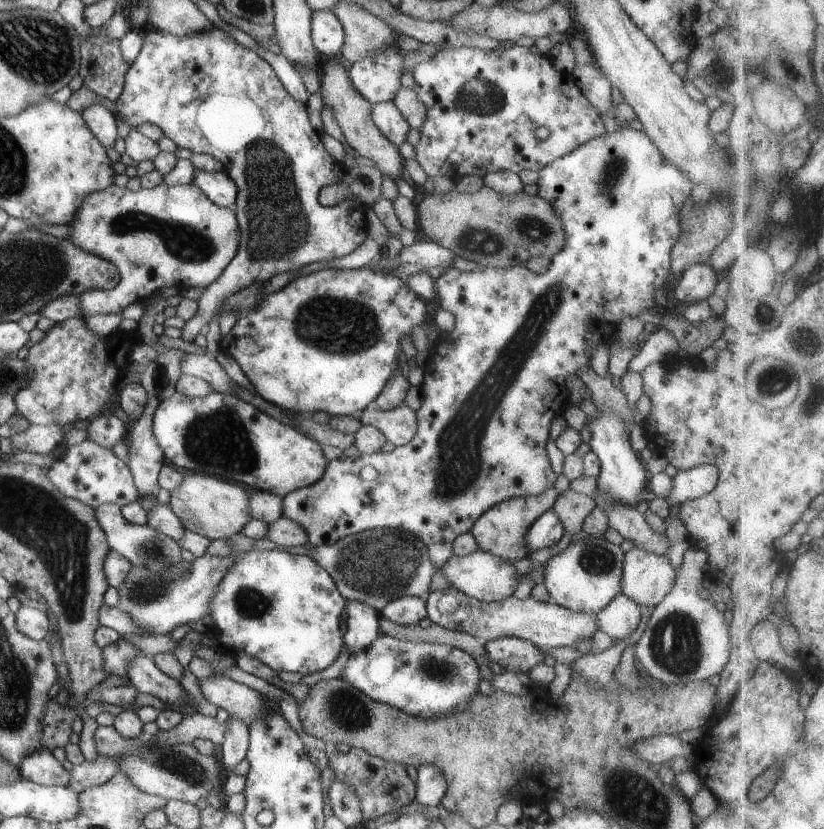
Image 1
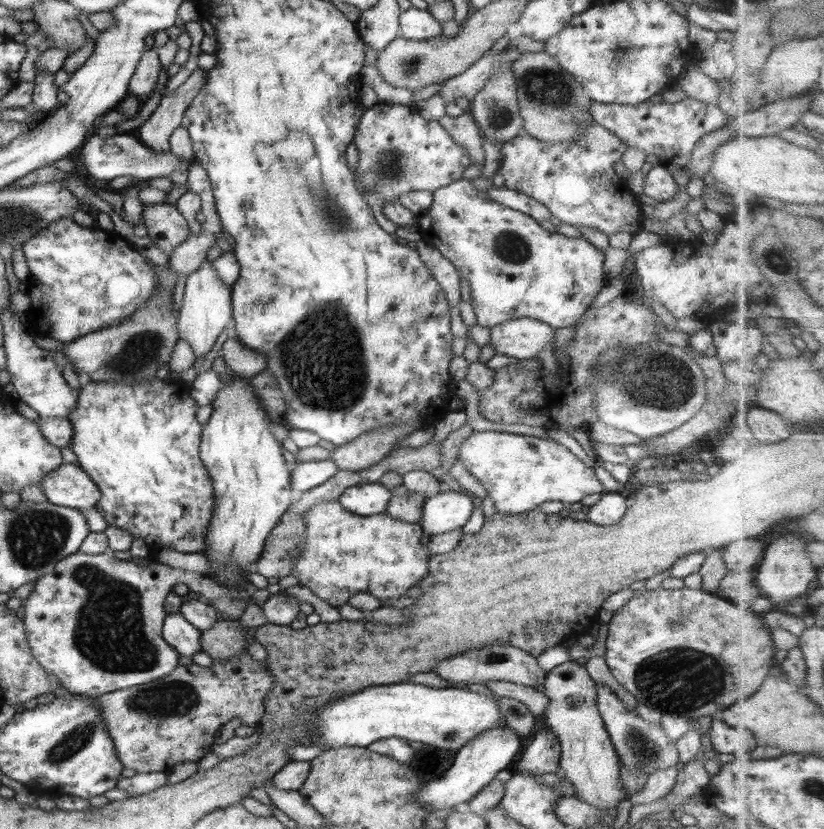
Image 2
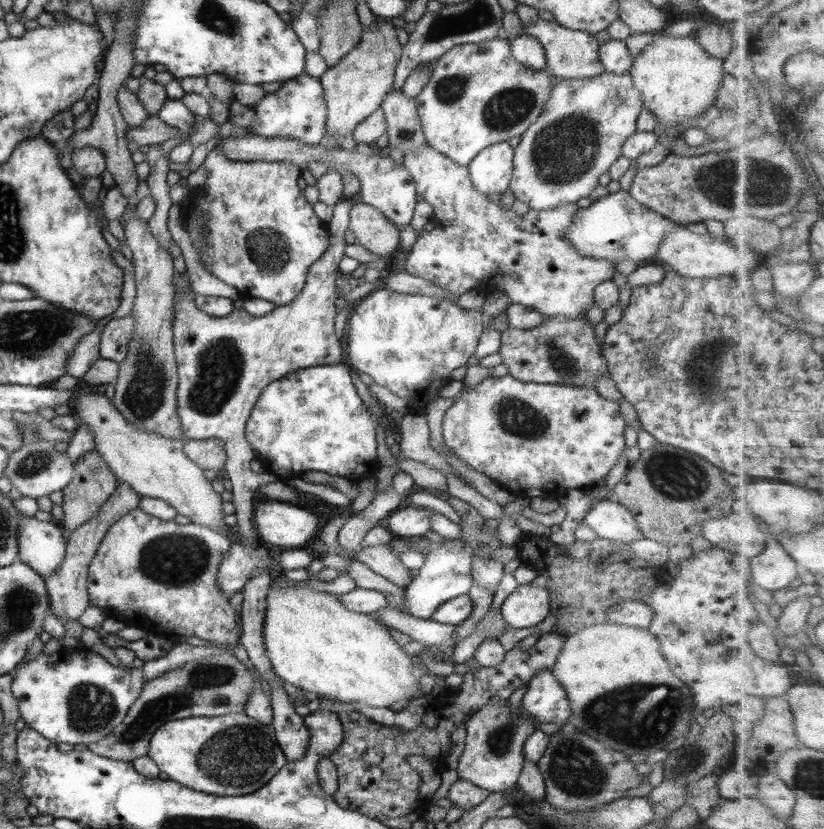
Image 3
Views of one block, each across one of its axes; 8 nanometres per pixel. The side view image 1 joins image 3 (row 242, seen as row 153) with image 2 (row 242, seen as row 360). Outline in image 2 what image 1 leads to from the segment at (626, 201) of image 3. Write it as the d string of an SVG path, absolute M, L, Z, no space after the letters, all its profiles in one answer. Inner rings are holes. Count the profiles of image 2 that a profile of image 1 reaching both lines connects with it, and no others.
M461 179L457 182L452 182L449 186L435 190L432 196L433 203L425 211L417 215L416 223L420 231L420 240L430 246L434 246L434 248L444 255L444 258L447 258L458 269L459 275L468 280L472 296L471 305L473 306L478 326L492 328L510 319L526 317L533 318L534 320L538 319L539 321L550 324L554 328L568 328L568 326L577 324L577 320L588 310L594 297L602 290L603 286L607 286L605 279L607 274L603 270L605 252L592 246L586 239L567 238L550 226L534 220L531 216L492 200L487 192L474 188L470 180Z

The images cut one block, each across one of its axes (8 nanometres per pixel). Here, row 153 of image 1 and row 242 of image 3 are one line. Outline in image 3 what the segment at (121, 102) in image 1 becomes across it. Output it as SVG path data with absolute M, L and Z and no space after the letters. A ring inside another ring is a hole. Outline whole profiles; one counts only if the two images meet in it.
M212 151L206 156L204 163L204 170L206 170L206 182L202 184L199 189L193 190L191 198L191 213L202 216L202 222L204 222L205 236L203 236L203 242L194 244L194 250L196 254L200 256L200 262L204 265L204 268L226 284L236 288L239 292L239 298L262 298L262 300L268 300L272 302L276 307L284 307L289 305L304 288L306 284L306 273L310 270L310 266L314 262L318 261L324 252L328 249L328 236L327 236L327 224L322 222L316 216L316 212L313 208L313 204L306 201L304 192L298 187L298 179L302 177L302 170L296 164L290 162L232 162L226 158L226 155L221 151Z

